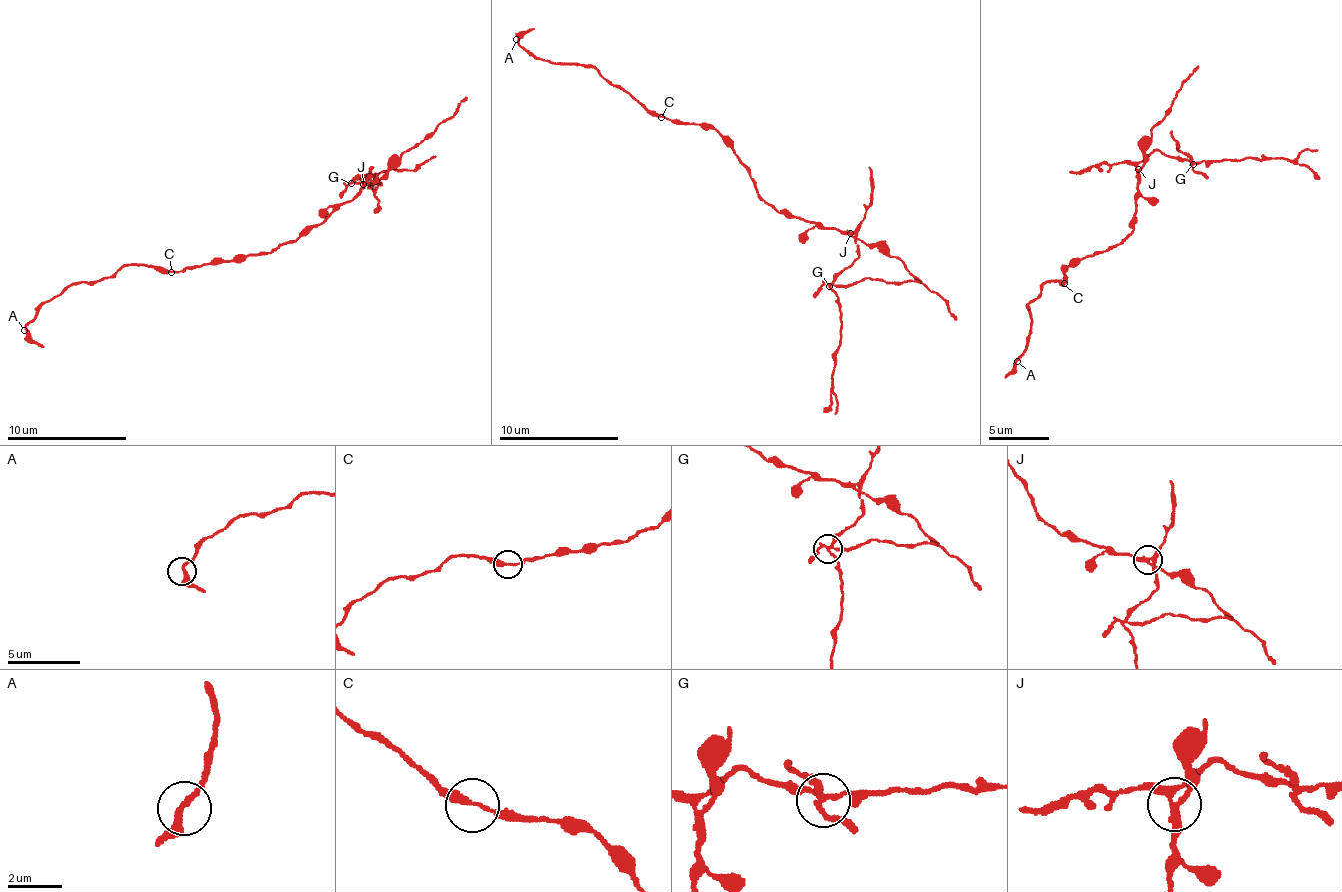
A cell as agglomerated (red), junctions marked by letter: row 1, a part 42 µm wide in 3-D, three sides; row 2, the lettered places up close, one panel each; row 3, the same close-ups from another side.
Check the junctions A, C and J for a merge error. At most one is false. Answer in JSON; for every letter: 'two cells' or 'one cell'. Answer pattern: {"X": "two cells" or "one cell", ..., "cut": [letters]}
{"A": "one cell", "C": "one cell", "J": "two cells", "cut": ["J"]}

